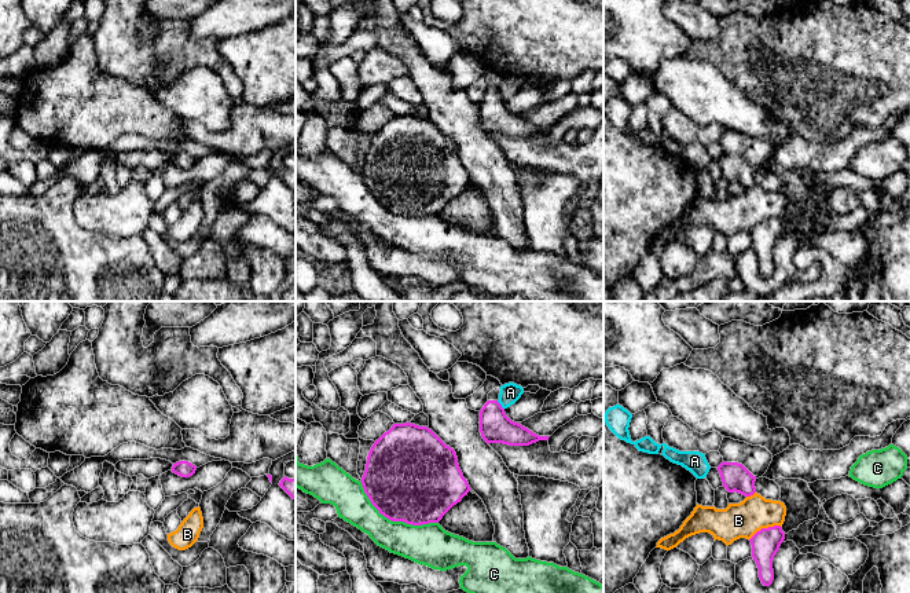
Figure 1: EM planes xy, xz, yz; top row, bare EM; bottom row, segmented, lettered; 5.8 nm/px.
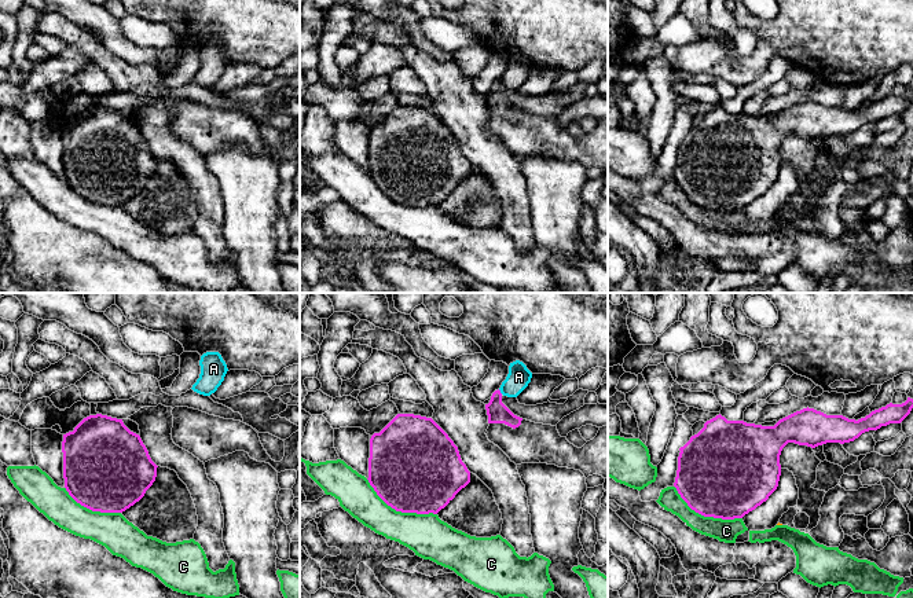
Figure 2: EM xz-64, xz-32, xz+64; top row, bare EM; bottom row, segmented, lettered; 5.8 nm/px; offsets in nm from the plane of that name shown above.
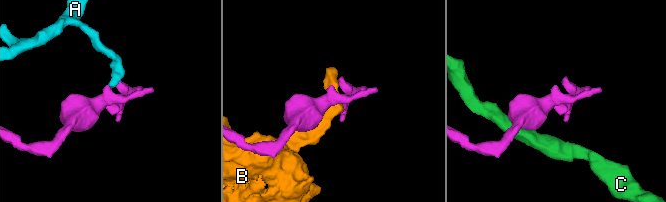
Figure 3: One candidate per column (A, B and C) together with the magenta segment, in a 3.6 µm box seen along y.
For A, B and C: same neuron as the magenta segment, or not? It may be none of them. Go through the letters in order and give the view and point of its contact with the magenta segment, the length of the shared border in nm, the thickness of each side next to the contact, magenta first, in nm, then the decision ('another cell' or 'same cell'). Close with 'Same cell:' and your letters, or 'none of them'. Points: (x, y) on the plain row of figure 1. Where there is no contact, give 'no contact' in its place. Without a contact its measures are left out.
A: meets magenta in xz at (501, 96); contact 70 nm long; 190 nm thick on the magenta side, 120 nm on the other; another cell
B: meets magenta in yz at (764, 220); contact 200 nm long; 160 nm thick on the magenta side, 200 nm on the other; another cell
C: meets magenta in xz at (393, 212); contact 500 nm long; 480 nm thick on the magenta side, 240 nm on the other; another cell
Same cell: none of them

